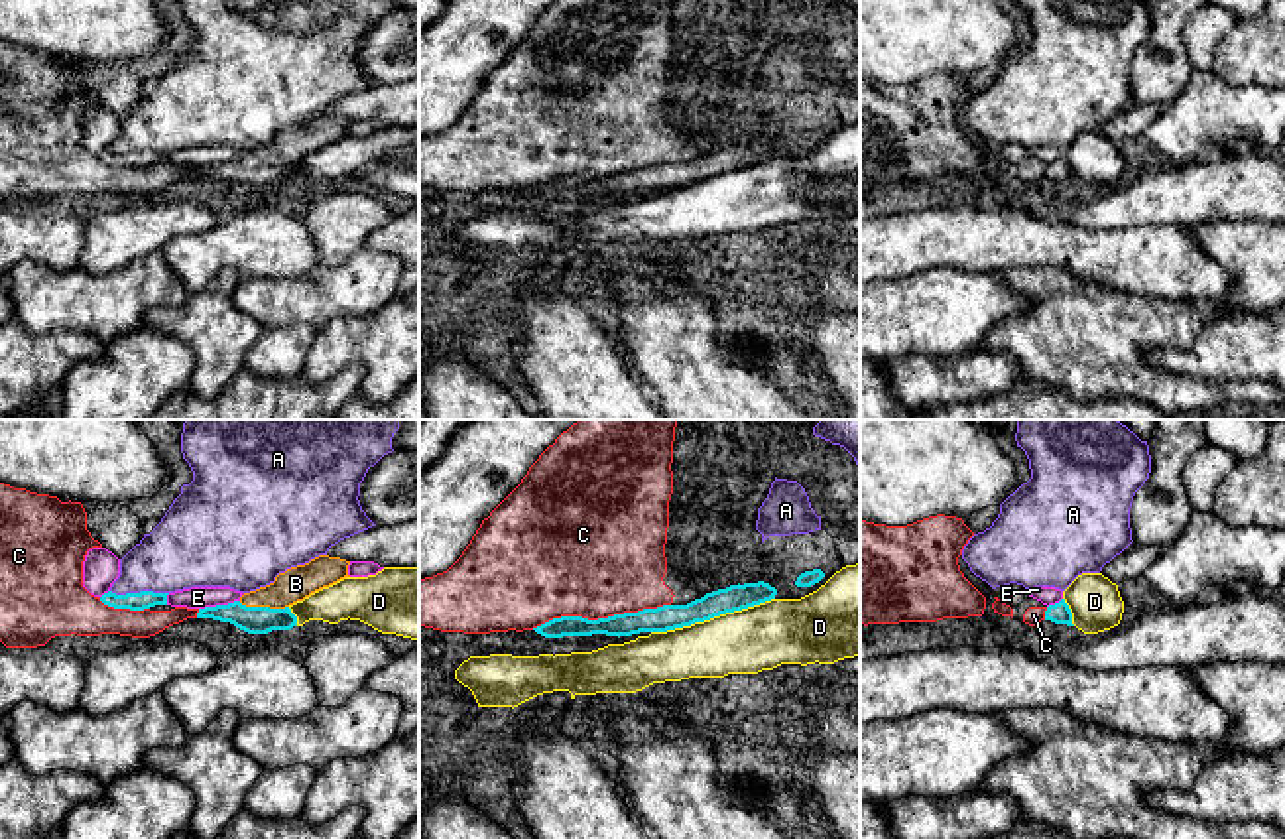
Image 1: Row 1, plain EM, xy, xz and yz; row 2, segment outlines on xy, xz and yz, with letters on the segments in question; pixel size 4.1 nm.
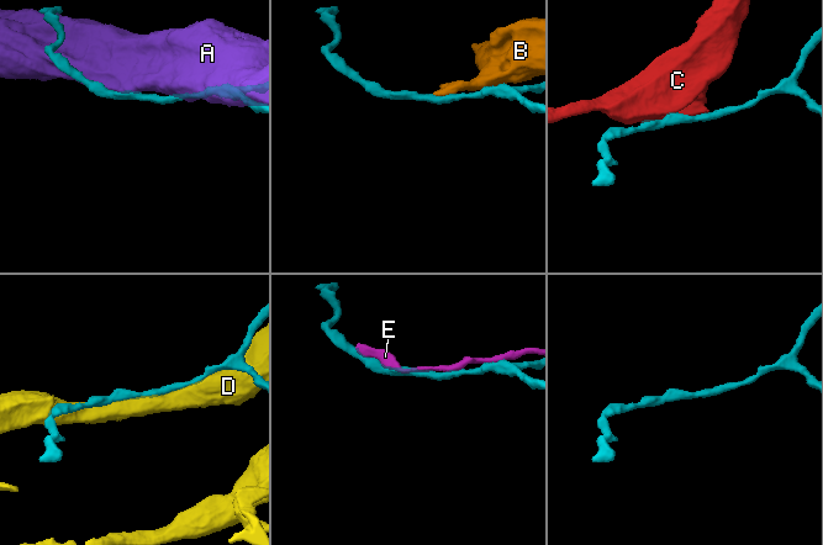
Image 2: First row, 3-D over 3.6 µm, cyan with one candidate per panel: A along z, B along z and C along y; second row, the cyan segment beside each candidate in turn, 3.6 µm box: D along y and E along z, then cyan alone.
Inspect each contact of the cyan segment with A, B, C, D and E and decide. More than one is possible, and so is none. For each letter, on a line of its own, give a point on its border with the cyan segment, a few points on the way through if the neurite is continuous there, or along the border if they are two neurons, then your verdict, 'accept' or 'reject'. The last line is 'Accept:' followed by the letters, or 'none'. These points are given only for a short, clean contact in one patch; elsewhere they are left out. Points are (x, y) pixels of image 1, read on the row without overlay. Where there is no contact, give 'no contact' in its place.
A: xy (140, 150) | reject
B: xy (264, 166) | along xy (239, 160), (246, 164), (288, 166) | reject
C: xz (601, 178) | reject
D: xz (713, 176) | reject
E: xy (219, 164) | along xy (239, 158), (199, 168) | reject
Accept: none

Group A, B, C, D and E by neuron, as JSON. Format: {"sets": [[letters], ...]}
{"sets": [["A"], ["B", "C"], ["D"], ["E"]]}

